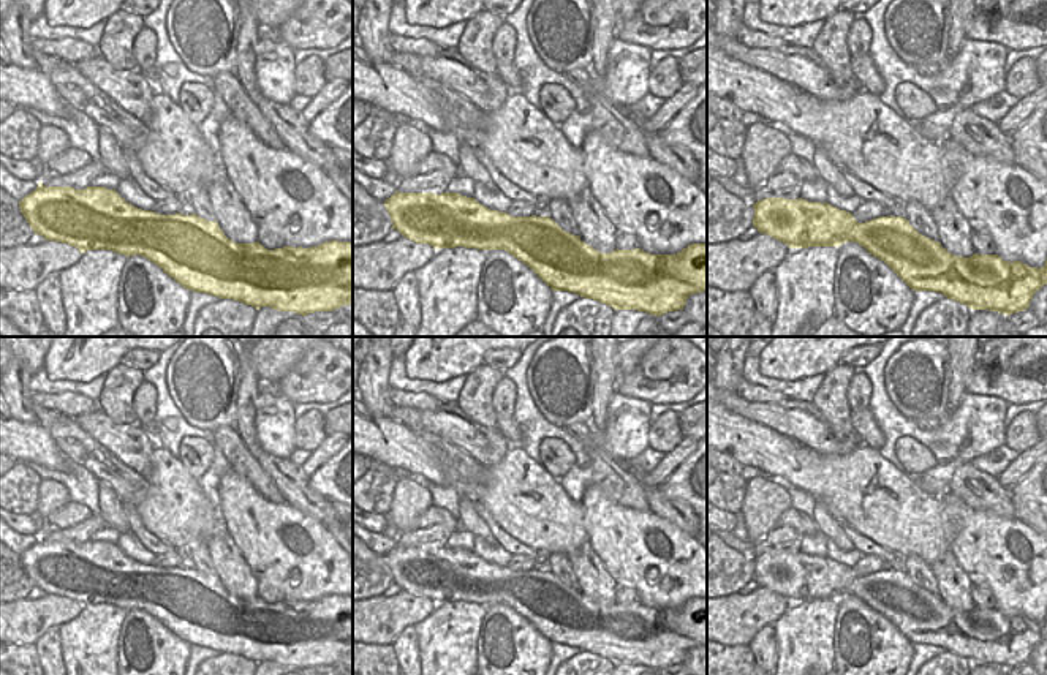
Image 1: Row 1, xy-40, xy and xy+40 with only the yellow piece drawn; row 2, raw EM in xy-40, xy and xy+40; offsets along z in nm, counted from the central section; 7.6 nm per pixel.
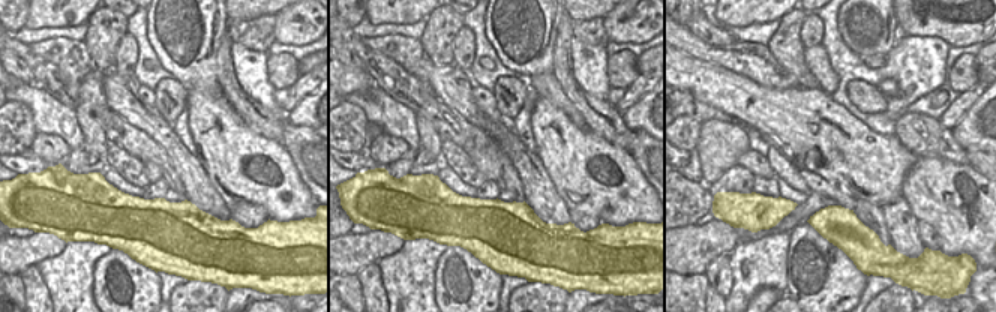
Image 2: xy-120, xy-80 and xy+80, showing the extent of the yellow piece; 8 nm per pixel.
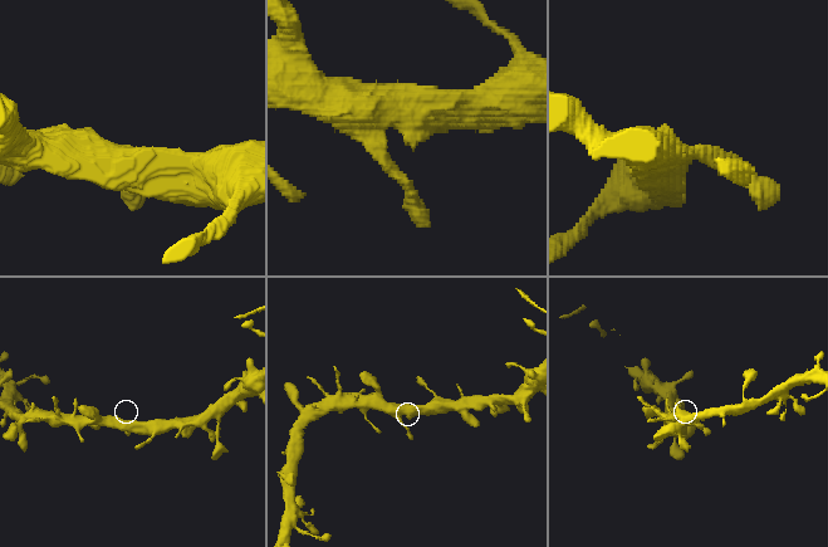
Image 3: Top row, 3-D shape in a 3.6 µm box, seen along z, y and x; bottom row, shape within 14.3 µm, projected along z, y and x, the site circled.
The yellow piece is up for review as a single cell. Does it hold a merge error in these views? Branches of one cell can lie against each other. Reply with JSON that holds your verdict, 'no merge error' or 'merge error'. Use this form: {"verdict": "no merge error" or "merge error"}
{"verdict": "no merge error"}

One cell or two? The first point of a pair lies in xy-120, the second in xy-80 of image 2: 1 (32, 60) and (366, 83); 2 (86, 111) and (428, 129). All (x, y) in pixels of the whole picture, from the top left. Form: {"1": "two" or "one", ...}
{"1": "two", "2": "one"}

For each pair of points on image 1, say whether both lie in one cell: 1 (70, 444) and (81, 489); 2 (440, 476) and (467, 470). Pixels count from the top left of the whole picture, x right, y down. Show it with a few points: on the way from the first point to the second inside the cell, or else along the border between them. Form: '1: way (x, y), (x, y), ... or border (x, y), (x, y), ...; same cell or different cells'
1: border (68, 457), (100, 481); different cells
2: border (430, 448), (462, 476), (483, 479); different cells

